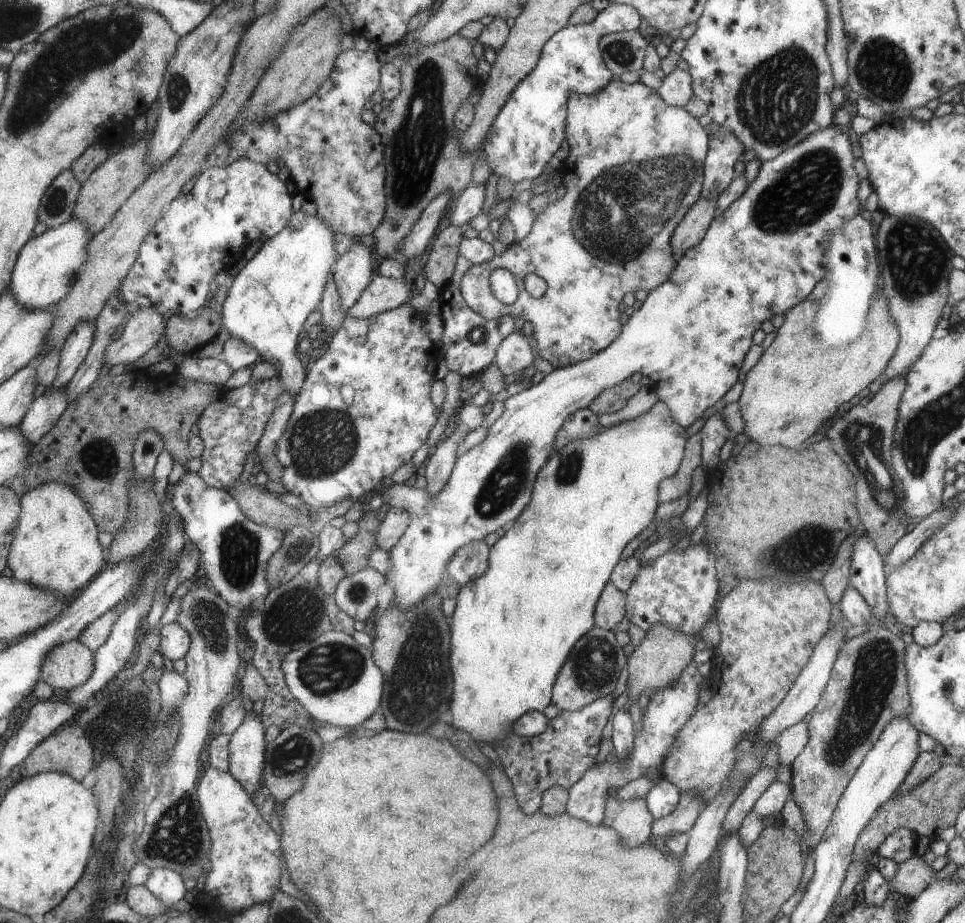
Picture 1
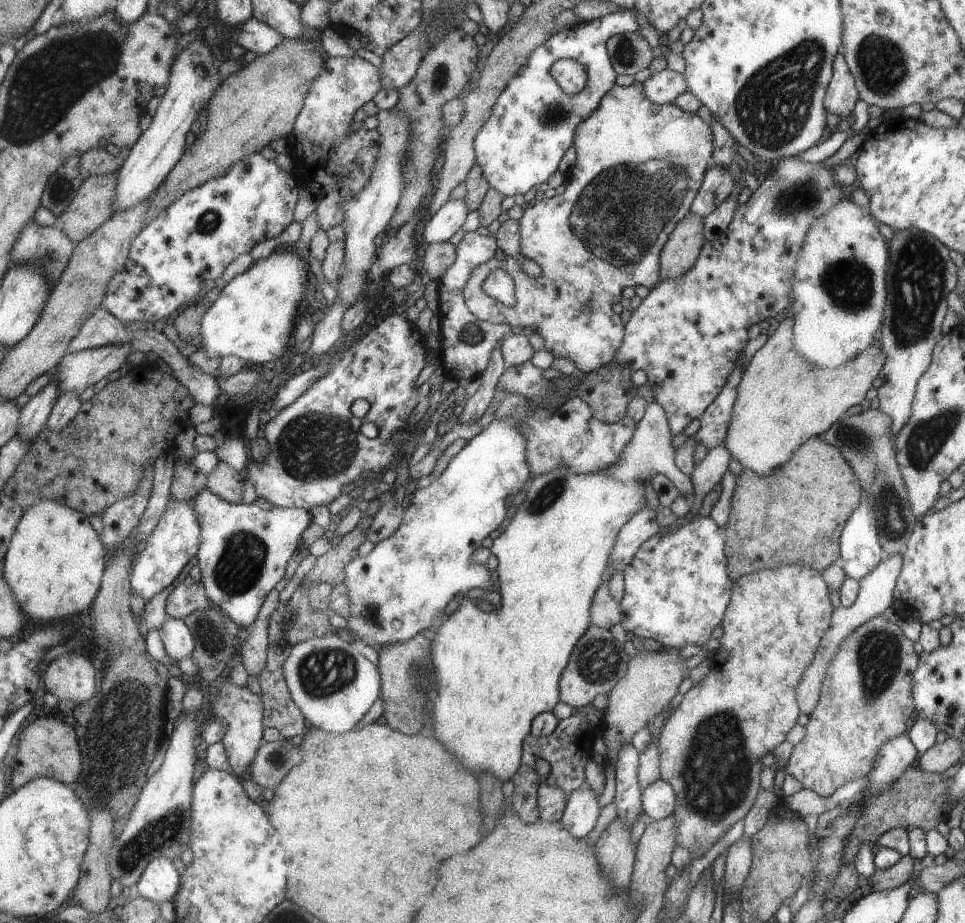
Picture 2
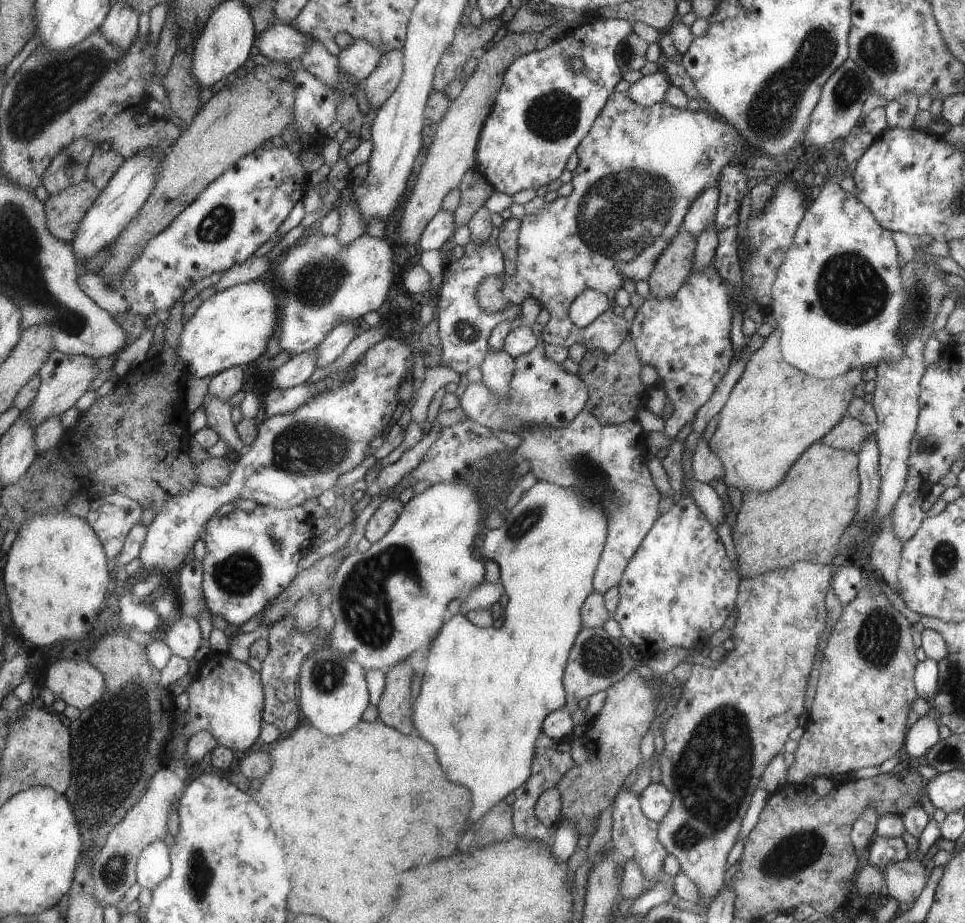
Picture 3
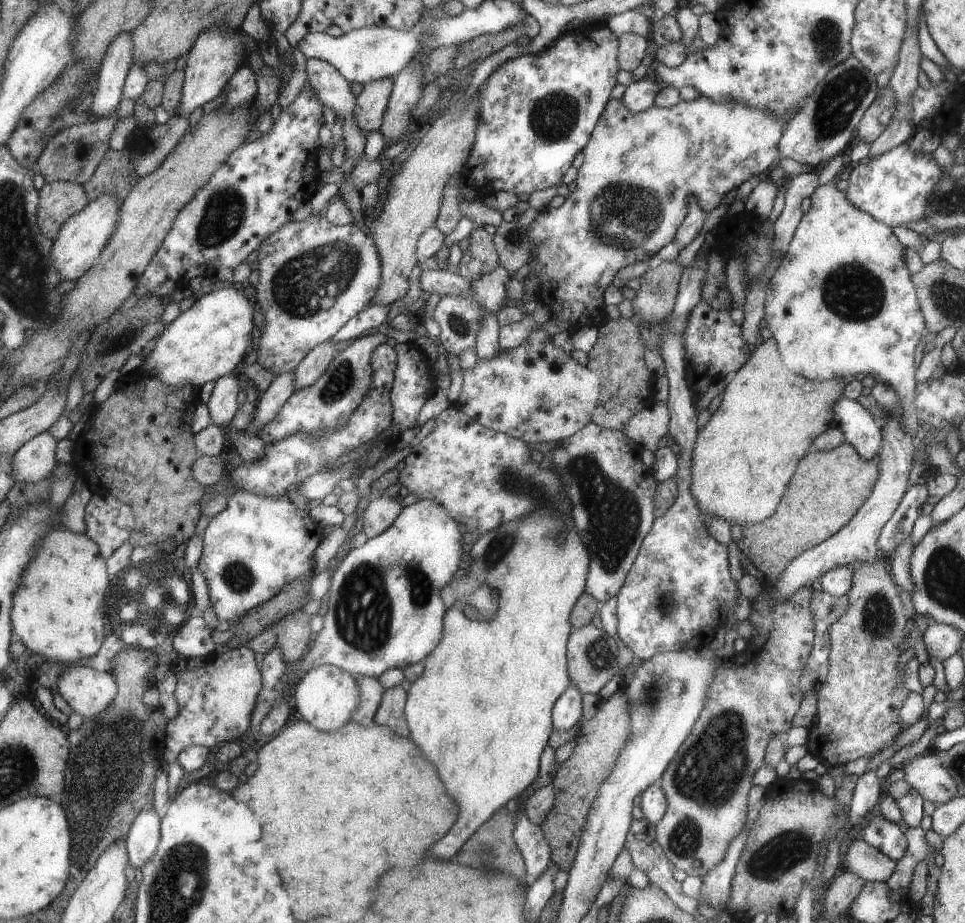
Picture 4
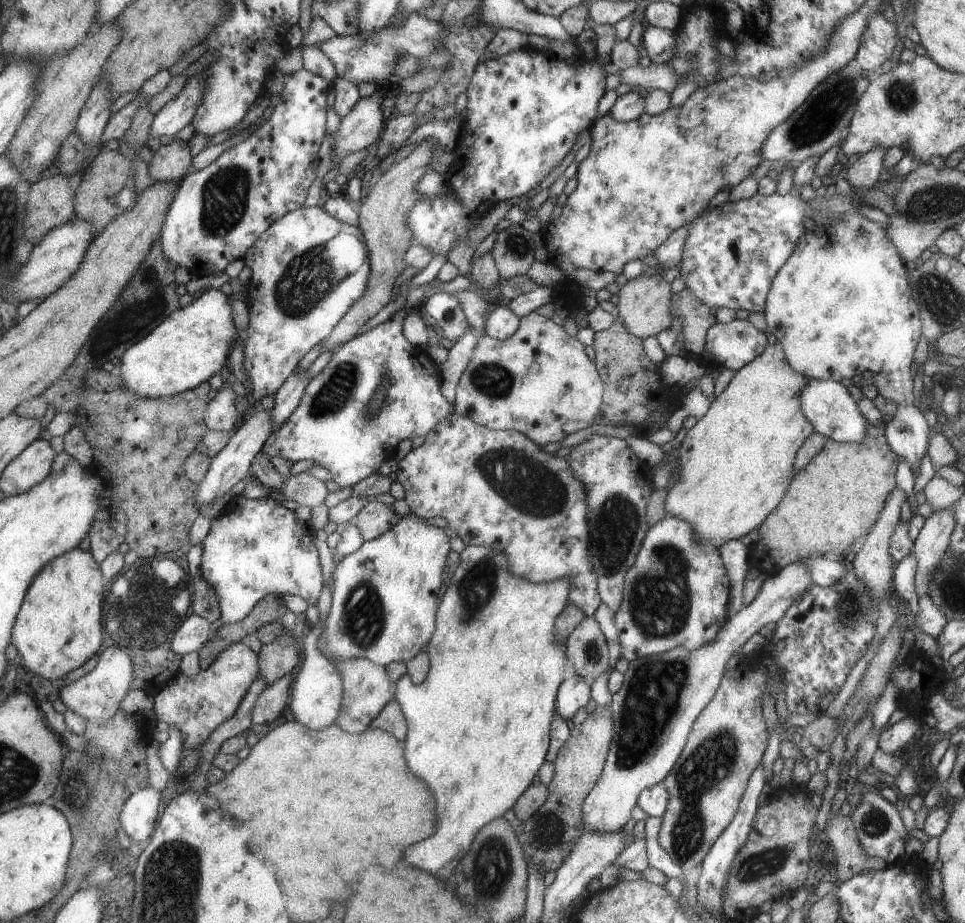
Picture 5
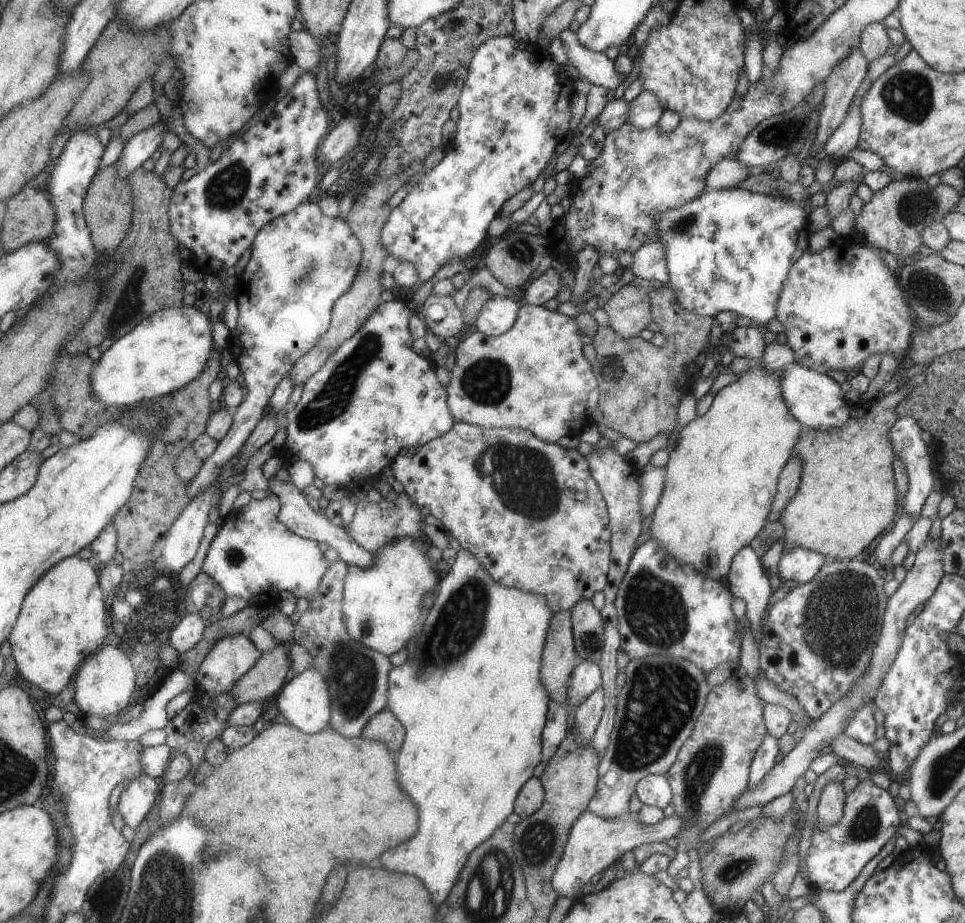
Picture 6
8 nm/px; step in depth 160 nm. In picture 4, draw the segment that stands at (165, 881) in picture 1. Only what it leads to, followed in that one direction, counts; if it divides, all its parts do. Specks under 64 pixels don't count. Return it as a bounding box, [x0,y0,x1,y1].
[127,809,162,869]

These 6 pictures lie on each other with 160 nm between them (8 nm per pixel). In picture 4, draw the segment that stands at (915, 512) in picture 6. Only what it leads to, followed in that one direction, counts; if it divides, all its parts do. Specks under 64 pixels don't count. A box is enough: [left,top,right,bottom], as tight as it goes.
[764,181,923,437]

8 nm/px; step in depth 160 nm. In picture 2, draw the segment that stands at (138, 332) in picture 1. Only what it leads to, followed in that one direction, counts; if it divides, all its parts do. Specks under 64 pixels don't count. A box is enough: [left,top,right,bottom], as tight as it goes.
[53,345,137,394]

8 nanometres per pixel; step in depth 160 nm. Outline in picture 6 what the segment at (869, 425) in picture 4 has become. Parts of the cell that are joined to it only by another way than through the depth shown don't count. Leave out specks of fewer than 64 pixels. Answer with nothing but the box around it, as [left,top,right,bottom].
[781,362,850,430]

